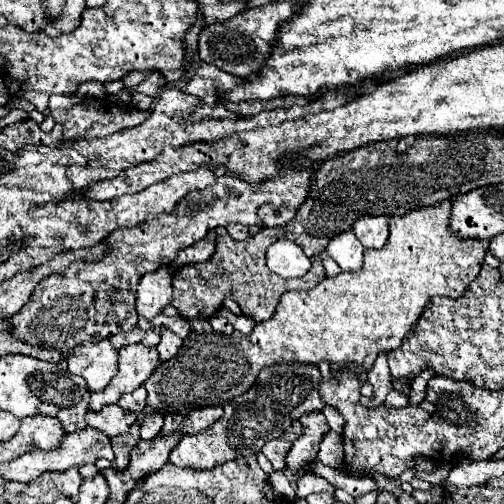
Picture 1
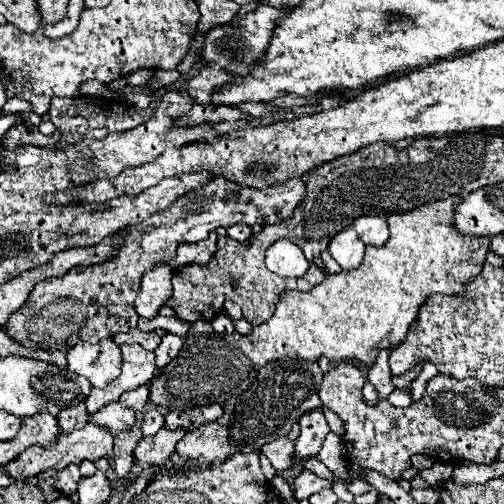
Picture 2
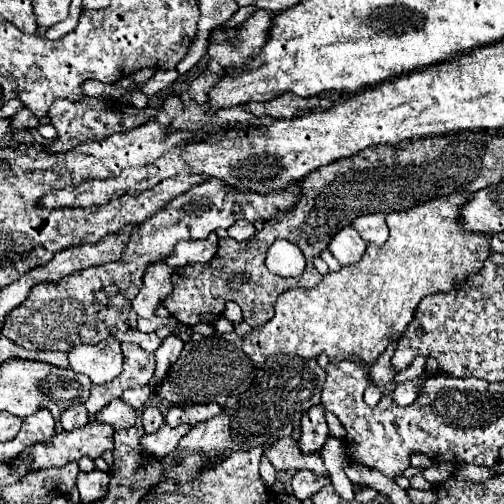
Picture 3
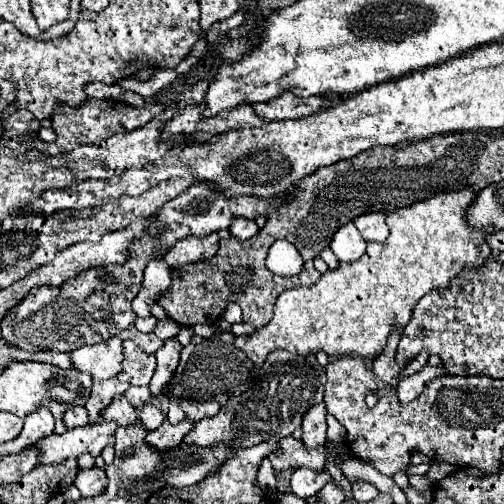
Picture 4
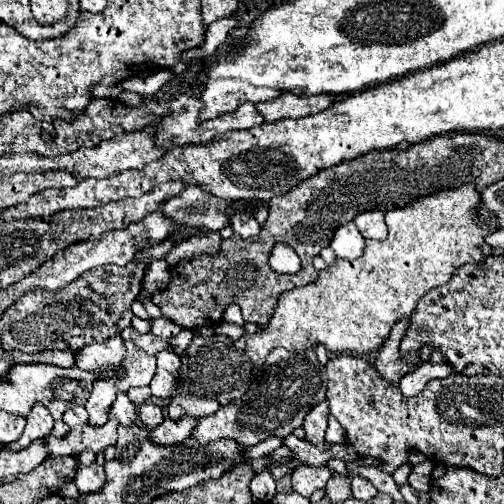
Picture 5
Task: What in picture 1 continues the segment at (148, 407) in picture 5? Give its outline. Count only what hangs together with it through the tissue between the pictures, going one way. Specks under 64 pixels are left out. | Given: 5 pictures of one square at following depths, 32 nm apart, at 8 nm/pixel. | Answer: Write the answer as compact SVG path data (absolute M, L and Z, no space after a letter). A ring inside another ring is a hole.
M156 410L146 412L144 422L142 422L142 426L140 426L140 436L142 436L142 440L154 438L154 436L162 430L162 424L164 424L164 416L162 416L160 412L156 412Z

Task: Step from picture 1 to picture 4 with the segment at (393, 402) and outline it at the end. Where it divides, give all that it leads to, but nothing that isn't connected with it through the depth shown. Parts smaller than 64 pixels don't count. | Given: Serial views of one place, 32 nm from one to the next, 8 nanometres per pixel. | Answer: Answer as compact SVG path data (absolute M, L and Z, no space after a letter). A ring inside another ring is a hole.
M424 366L420 372L416 372L414 376L408 376L408 378L402 378L400 380L400 384L398 384L398 398L400 398L400 402L404 402L404 404L408 404L408 402L412 402L414 398L418 398L420 394L422 394L422 386L428 382L428 380L432 380L432 378L436 378L436 376L444 376L446 372L444 372L444 366Z

